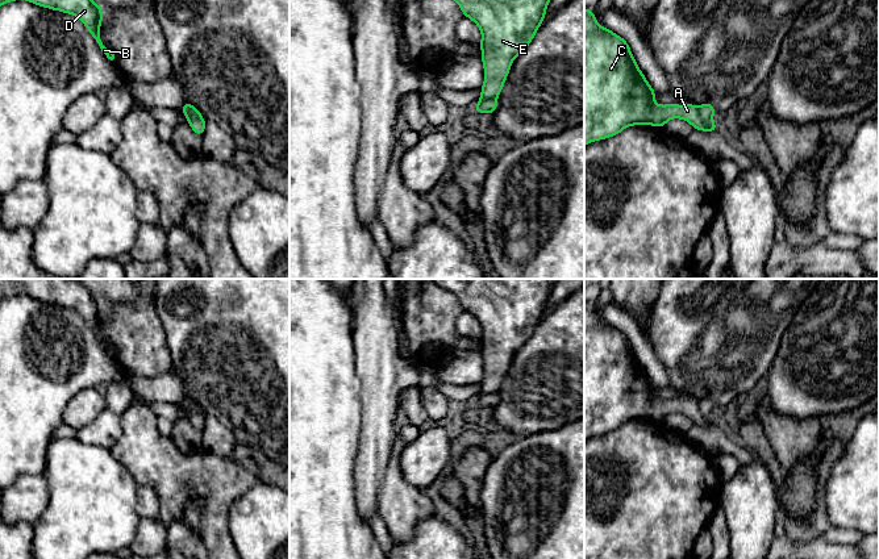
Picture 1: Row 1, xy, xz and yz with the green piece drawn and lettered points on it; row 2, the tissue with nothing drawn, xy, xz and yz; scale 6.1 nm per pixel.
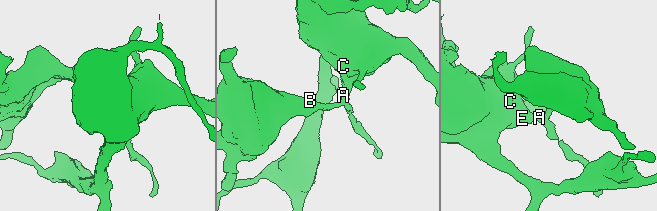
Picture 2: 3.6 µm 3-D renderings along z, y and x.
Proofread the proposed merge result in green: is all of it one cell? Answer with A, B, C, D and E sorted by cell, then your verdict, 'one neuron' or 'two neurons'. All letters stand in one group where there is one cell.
A C E / B D | two neurons

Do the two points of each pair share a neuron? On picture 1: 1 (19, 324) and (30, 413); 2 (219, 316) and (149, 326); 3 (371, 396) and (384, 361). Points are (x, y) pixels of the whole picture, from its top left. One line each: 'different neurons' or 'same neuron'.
1: same neuron
2: different neurons
3: same neuron

